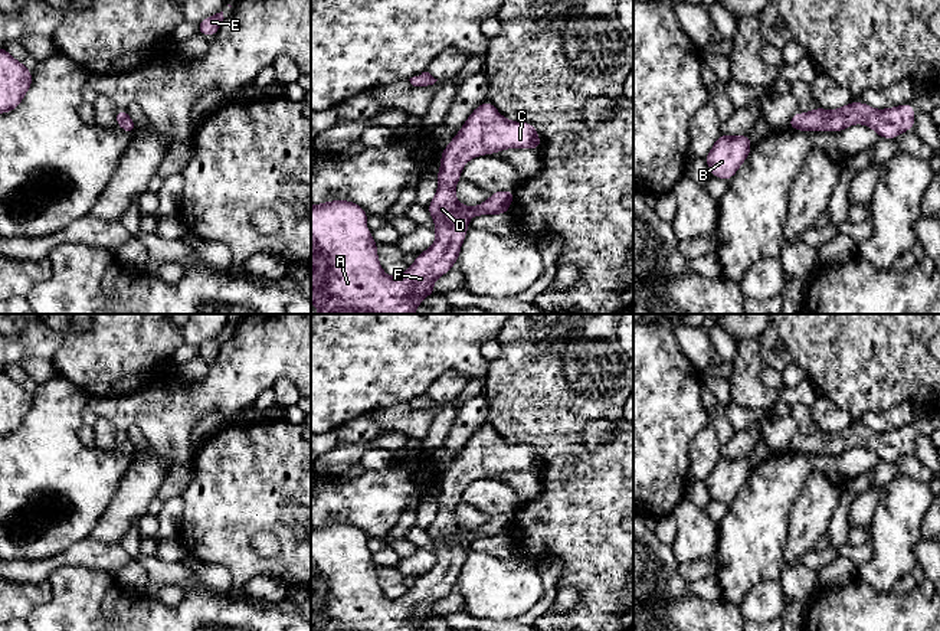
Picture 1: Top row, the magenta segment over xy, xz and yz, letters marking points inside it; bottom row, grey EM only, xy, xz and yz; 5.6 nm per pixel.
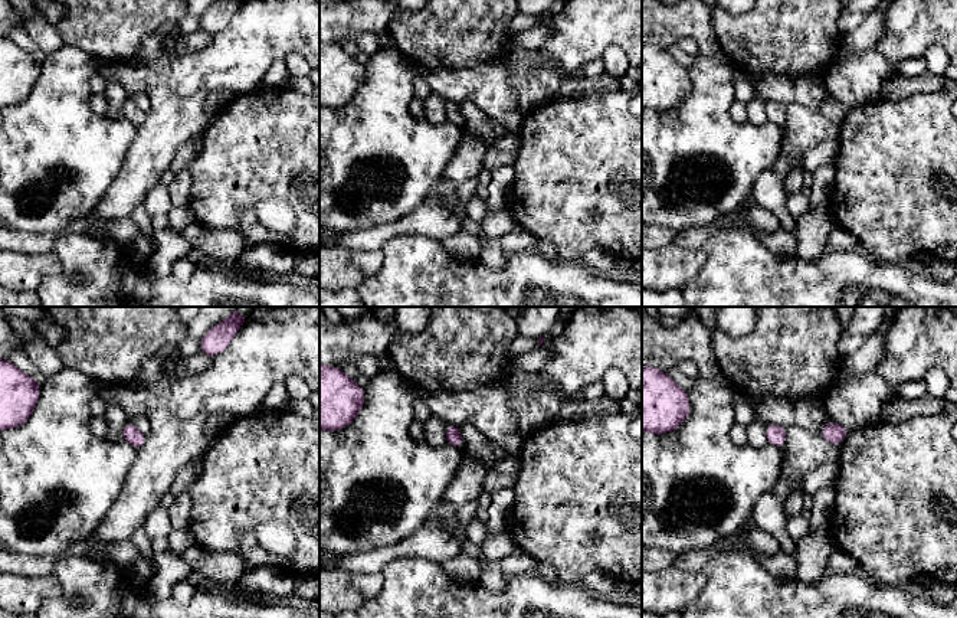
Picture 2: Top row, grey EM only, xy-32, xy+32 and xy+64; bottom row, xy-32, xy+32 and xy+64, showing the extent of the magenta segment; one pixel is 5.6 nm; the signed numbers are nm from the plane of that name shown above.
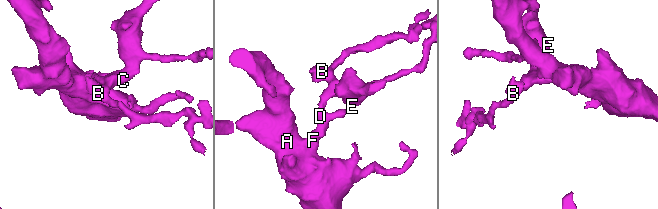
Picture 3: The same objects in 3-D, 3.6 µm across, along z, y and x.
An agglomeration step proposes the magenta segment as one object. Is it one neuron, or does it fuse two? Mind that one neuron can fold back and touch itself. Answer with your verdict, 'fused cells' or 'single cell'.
single cell

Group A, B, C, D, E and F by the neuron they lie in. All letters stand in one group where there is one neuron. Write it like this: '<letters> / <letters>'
A B C D E F

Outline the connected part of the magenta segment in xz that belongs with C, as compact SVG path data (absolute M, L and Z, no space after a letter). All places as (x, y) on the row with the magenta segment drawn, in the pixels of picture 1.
M491 101L476 107L459 128L452 141L442 150L440 169L436 174L438 190L428 212L435 220L435 243L416 255L412 267L397 277L387 277L379 262L377 242L367 229L366 222L369 213L351 200L328 200L321 205L311 205L311 304L318 307L318 314L415 314L415 310L426 303L420 297L432 297L435 294L433 282L448 274L453 264L459 259L461 246L466 238L468 220L472 216L505 215L515 197L514 190L498 190L478 206L464 206L456 200L455 186L461 182L464 166L475 157L484 154L500 153L507 148L533 148L540 150L541 138L533 124L525 121L510 121L502 117Z

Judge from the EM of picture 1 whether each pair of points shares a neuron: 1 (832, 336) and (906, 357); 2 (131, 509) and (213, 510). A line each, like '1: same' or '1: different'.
1: same
2: different

